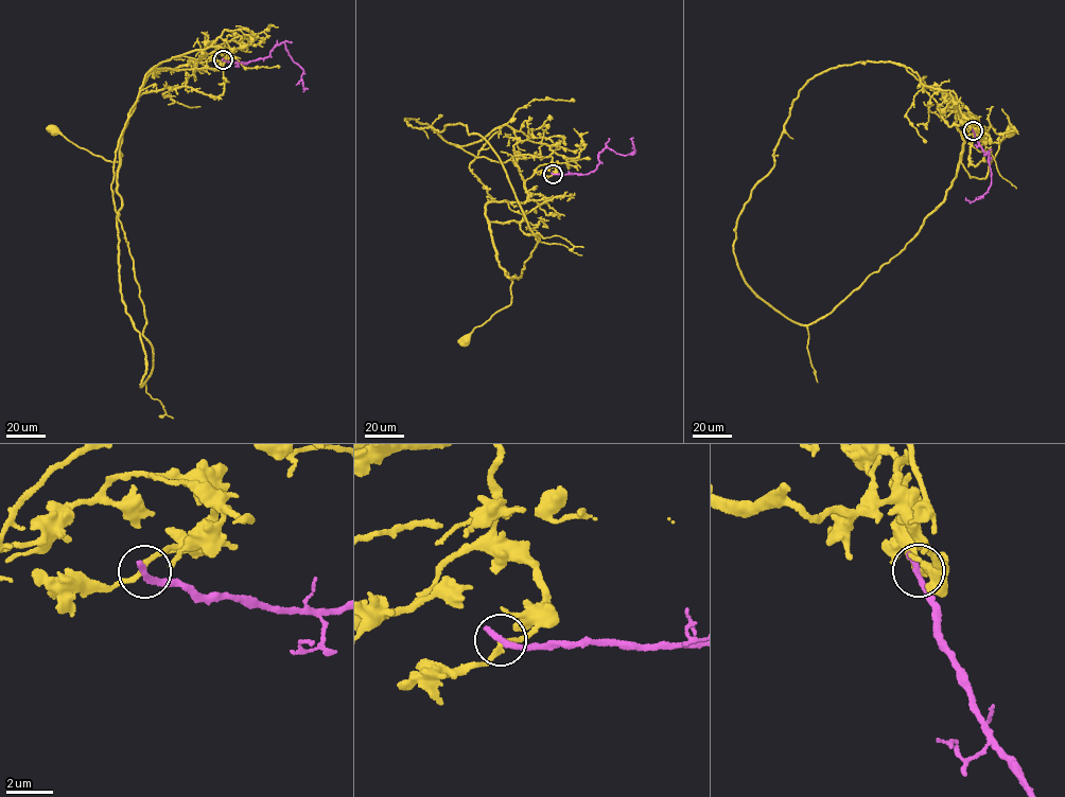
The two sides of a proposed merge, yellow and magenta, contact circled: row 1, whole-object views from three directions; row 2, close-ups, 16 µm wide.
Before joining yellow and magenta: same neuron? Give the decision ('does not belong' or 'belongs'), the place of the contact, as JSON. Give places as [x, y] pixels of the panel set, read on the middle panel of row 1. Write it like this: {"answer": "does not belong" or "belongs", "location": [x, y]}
{"answer": "does not belong", "location": [553, 174]}

